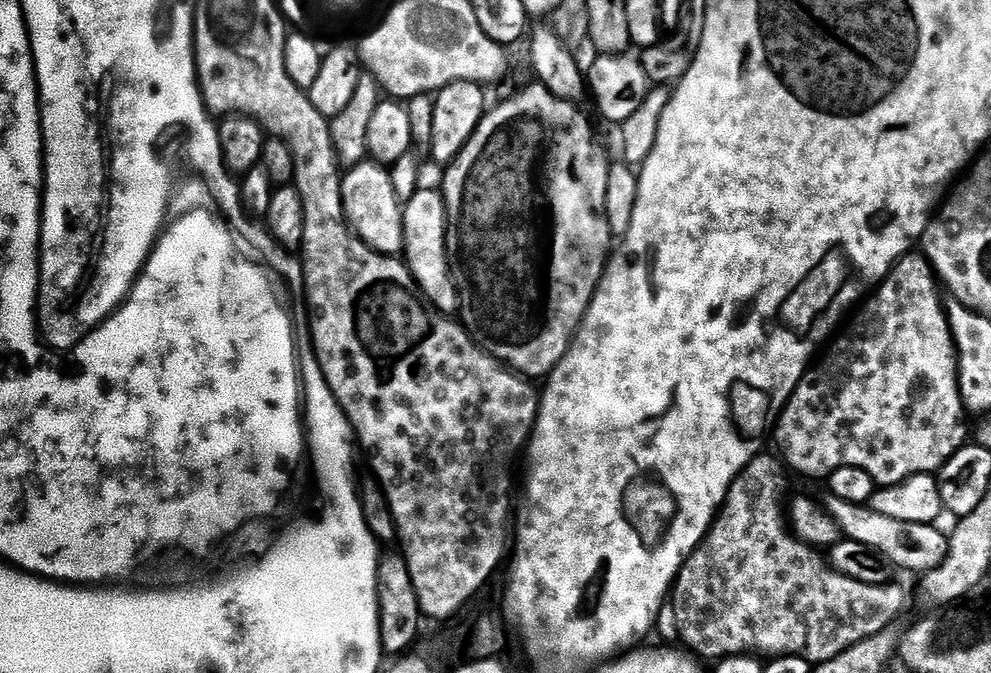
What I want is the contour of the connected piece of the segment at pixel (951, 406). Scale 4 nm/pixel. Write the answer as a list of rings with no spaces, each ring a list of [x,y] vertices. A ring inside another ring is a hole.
[[[913,250],[893,264],[888,272],[888,277],[880,281],[875,291],[863,301],[862,307],[859,309],[861,312],[853,318],[852,325],[840,337],[837,335],[831,341],[831,344],[833,343],[832,349],[828,353],[825,351],[804,373],[804,377],[793,390],[792,397],[784,405],[779,420],[776,421],[774,437],[776,436],[776,444],[780,447],[781,453],[779,452],[779,455],[791,471],[793,468],[794,471],[801,472],[804,476],[826,478],[831,472],[842,466],[858,466],[858,470],[866,470],[866,474],[870,474],[870,478],[875,480],[877,485],[887,486],[889,484],[901,484],[902,481],[909,480],[912,476],[917,476],[923,472],[939,473],[948,459],[959,448],[964,447],[969,436],[968,428],[964,425],[966,409],[960,392],[960,357],[956,348],[952,322],[949,313],[947,311],[944,313],[944,304],[940,301],[940,292],[942,293],[942,288],[938,283],[935,268],[928,261],[927,256],[919,251]]]

